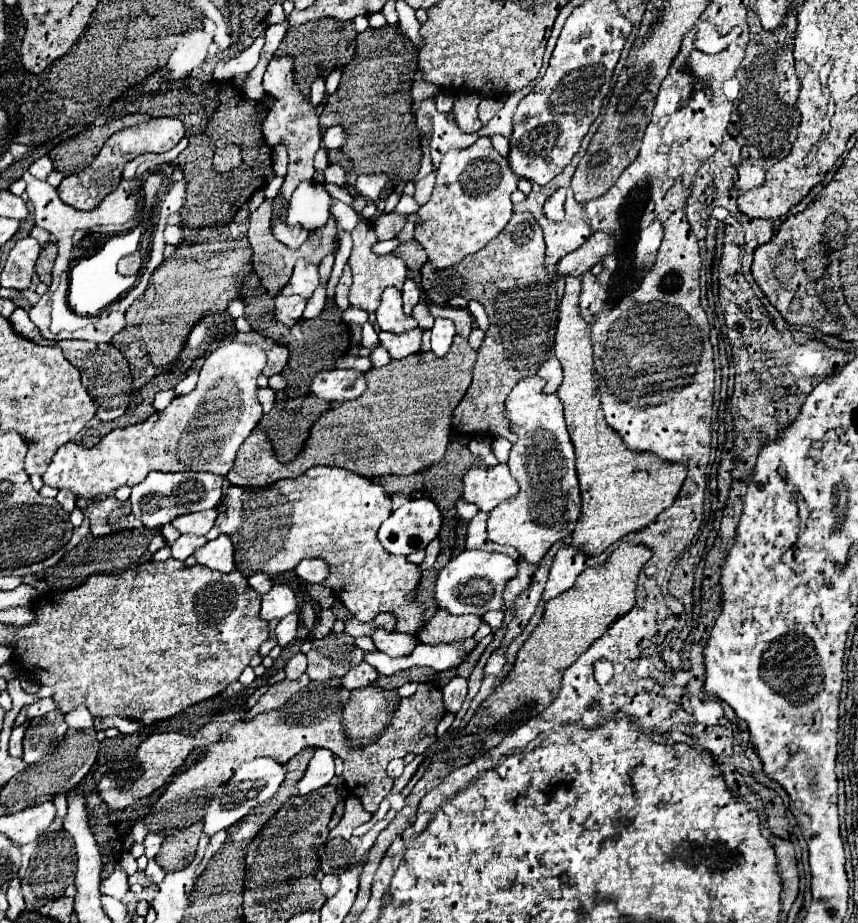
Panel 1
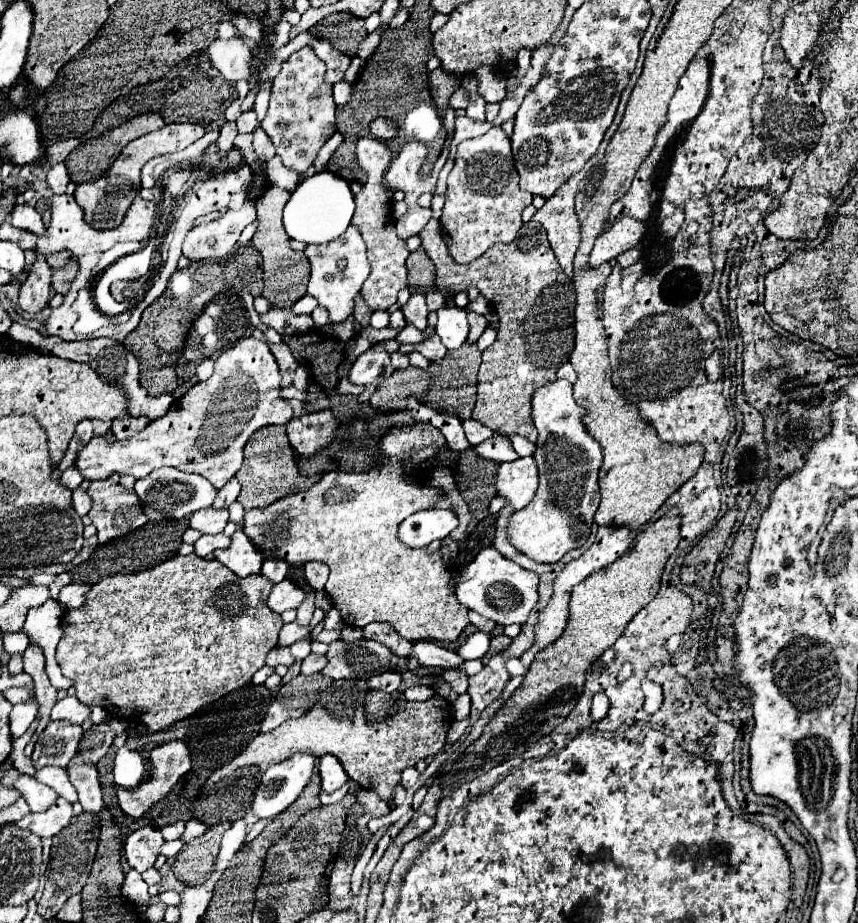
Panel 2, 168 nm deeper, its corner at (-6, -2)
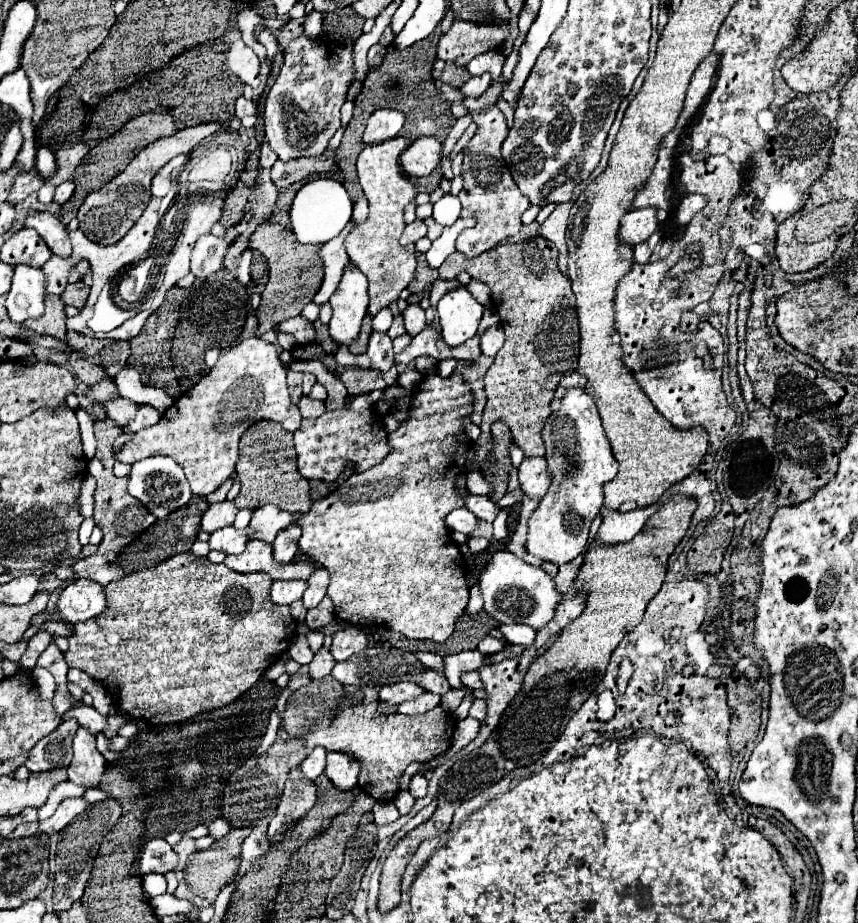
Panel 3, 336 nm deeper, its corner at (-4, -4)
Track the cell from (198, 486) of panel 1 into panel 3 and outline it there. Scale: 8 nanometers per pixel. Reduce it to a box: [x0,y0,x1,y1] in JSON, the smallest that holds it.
[129,456,193,518]

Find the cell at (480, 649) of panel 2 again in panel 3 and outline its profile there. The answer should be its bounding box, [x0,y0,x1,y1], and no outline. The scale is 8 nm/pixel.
[477,636,503,654]

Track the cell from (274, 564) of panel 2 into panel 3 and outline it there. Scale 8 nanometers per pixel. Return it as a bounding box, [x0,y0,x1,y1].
[273,524,301,564]

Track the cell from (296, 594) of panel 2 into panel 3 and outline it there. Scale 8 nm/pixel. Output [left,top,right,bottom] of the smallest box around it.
[271,580,307,604]

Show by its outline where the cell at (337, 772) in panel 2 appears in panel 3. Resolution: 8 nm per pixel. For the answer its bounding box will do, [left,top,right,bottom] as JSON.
[325,752,359,790]

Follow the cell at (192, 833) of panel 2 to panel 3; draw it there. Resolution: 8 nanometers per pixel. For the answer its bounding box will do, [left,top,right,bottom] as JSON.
[207,818,231,840]

